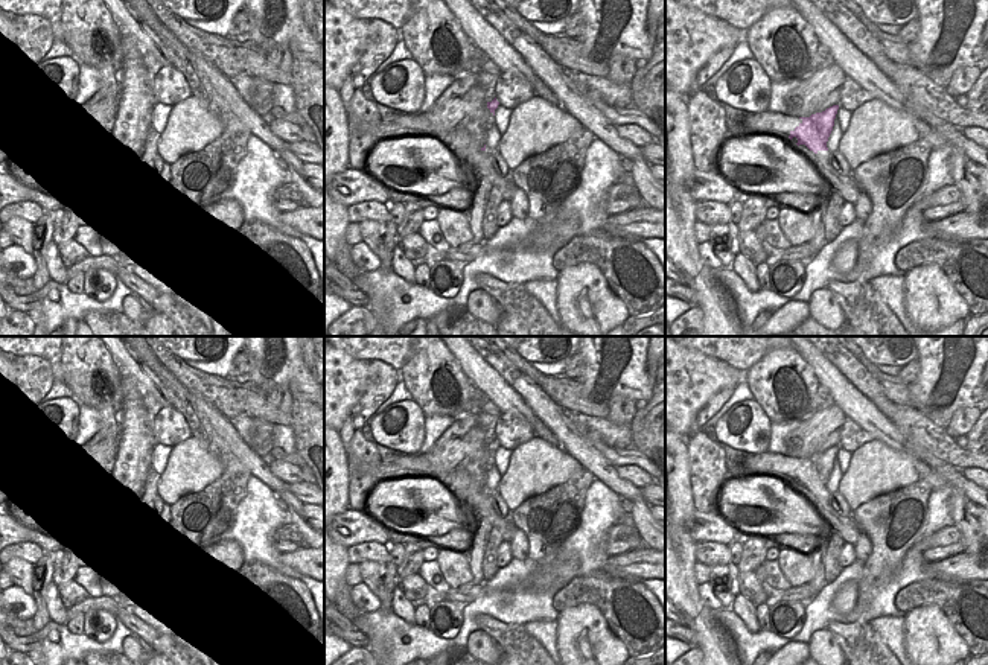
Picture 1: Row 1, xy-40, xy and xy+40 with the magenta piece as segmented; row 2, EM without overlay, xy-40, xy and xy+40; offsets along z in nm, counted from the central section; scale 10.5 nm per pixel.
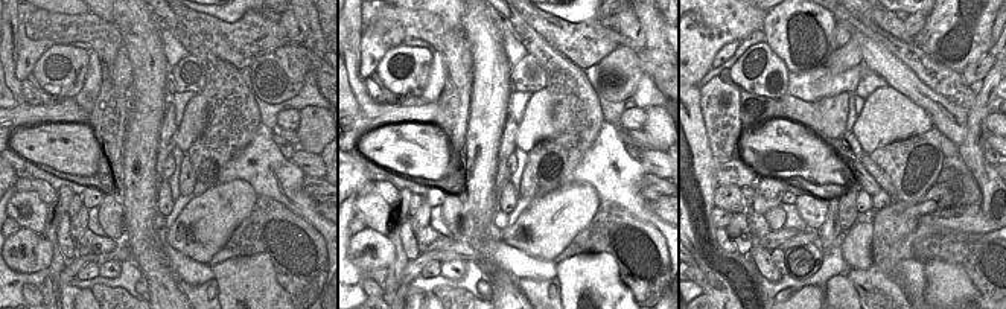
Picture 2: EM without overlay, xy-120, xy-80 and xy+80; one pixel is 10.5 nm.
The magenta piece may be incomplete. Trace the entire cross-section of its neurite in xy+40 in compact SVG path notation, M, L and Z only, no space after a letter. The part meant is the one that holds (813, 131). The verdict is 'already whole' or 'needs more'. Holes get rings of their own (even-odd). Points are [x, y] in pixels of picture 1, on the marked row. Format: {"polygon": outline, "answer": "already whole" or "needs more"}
{"polygon": "M833 105L822 113L811 114L810 117L799 117L802 122L790 131L789 138L798 138L798 146L805 145L810 151L828 151L827 142L834 126L834 119L839 105Z", "answer": "already whole"}

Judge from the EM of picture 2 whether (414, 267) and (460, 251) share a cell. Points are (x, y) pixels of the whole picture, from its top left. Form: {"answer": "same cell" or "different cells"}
{"answer": "same cell"}

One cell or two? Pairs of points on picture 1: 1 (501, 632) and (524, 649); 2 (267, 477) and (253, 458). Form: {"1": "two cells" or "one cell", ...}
{"1": "one cell", "2": "one cell"}

